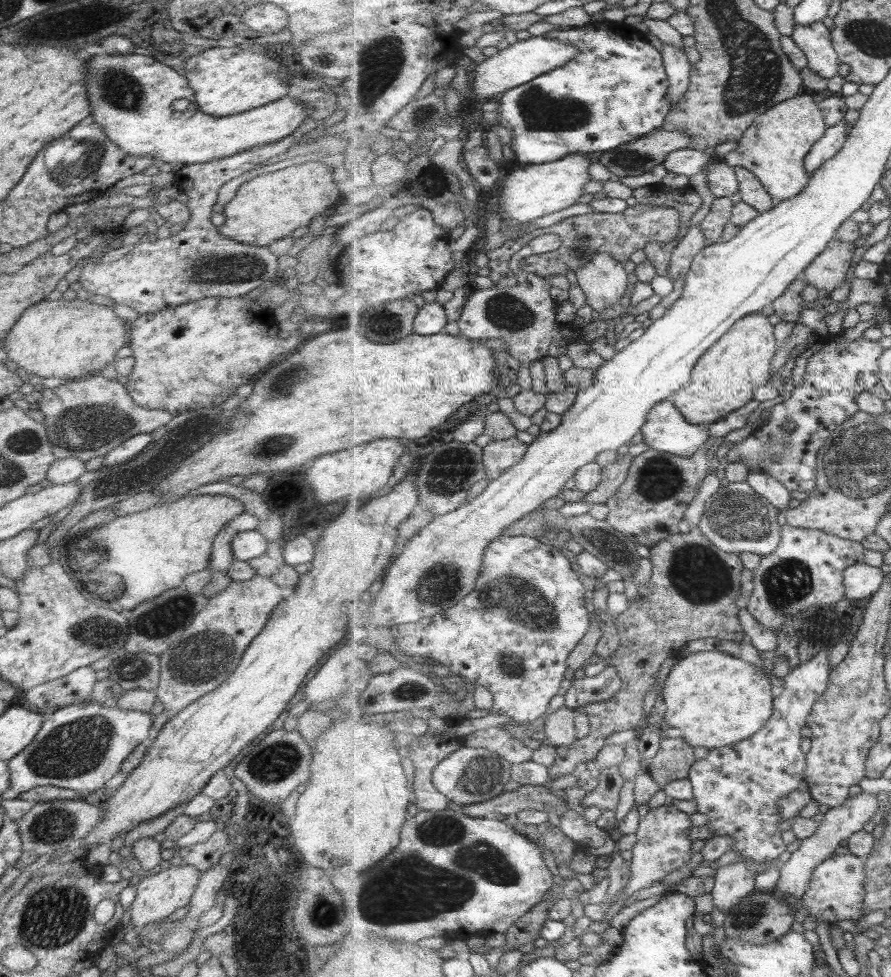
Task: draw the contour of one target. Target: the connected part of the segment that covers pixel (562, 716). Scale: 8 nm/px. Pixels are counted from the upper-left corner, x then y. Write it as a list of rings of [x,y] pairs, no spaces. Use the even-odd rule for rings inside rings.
[[[566,706],[558,710],[546,719],[545,732],[546,743],[558,747],[575,745],[579,739],[577,728],[577,710]]]

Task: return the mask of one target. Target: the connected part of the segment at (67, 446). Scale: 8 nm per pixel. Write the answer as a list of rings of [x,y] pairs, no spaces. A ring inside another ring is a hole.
[[[101,373],[62,382],[52,389],[45,388],[37,403],[46,418],[44,424],[56,459],[74,456],[87,461],[95,456],[105,456],[131,436],[154,432],[174,418],[170,412],[142,408],[130,398],[125,385],[116,379],[108,380]]]

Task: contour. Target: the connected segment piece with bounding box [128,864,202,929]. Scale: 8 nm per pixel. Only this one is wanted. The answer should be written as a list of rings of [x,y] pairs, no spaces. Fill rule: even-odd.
[[[181,864],[178,866],[171,865],[157,874],[142,878],[137,885],[135,899],[128,908],[131,921],[136,928],[141,928],[144,924],[150,924],[154,920],[167,918],[178,908],[188,906],[199,883],[201,873],[201,870],[198,870],[196,866]]]

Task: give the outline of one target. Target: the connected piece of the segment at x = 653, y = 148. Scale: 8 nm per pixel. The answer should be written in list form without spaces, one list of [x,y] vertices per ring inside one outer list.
[[[662,128],[644,138],[623,144],[615,151],[599,154],[596,156],[596,161],[621,178],[637,177],[664,165],[672,152],[688,148],[690,144],[692,135]]]

